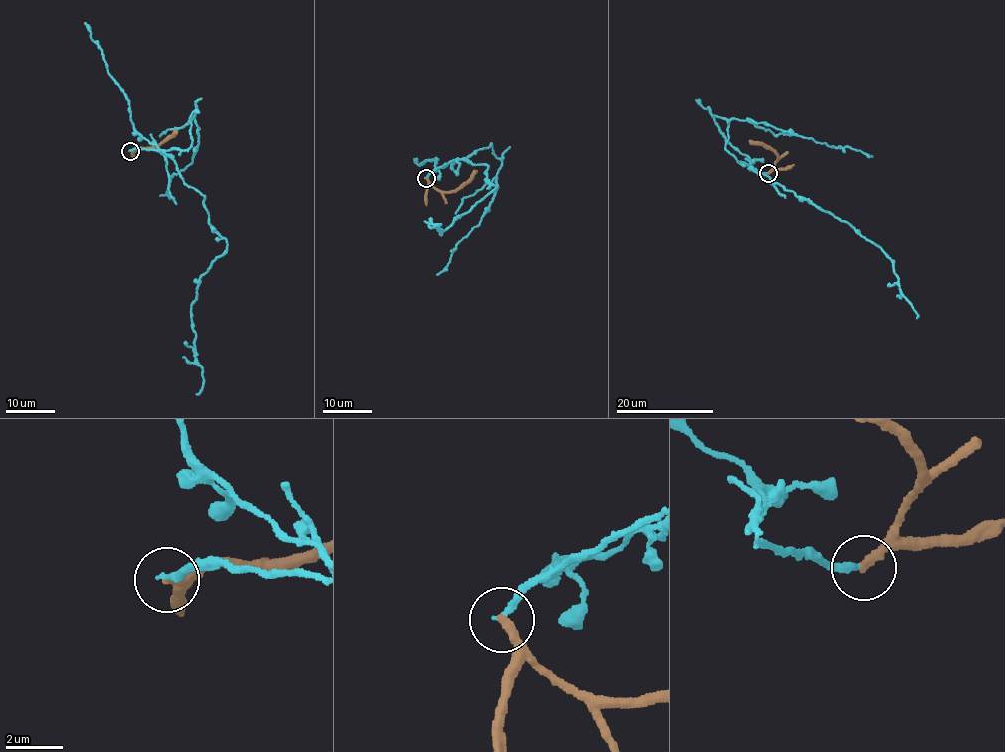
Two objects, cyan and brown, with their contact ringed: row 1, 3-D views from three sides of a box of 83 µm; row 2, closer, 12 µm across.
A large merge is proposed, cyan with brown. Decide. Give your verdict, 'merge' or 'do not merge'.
do not merge

